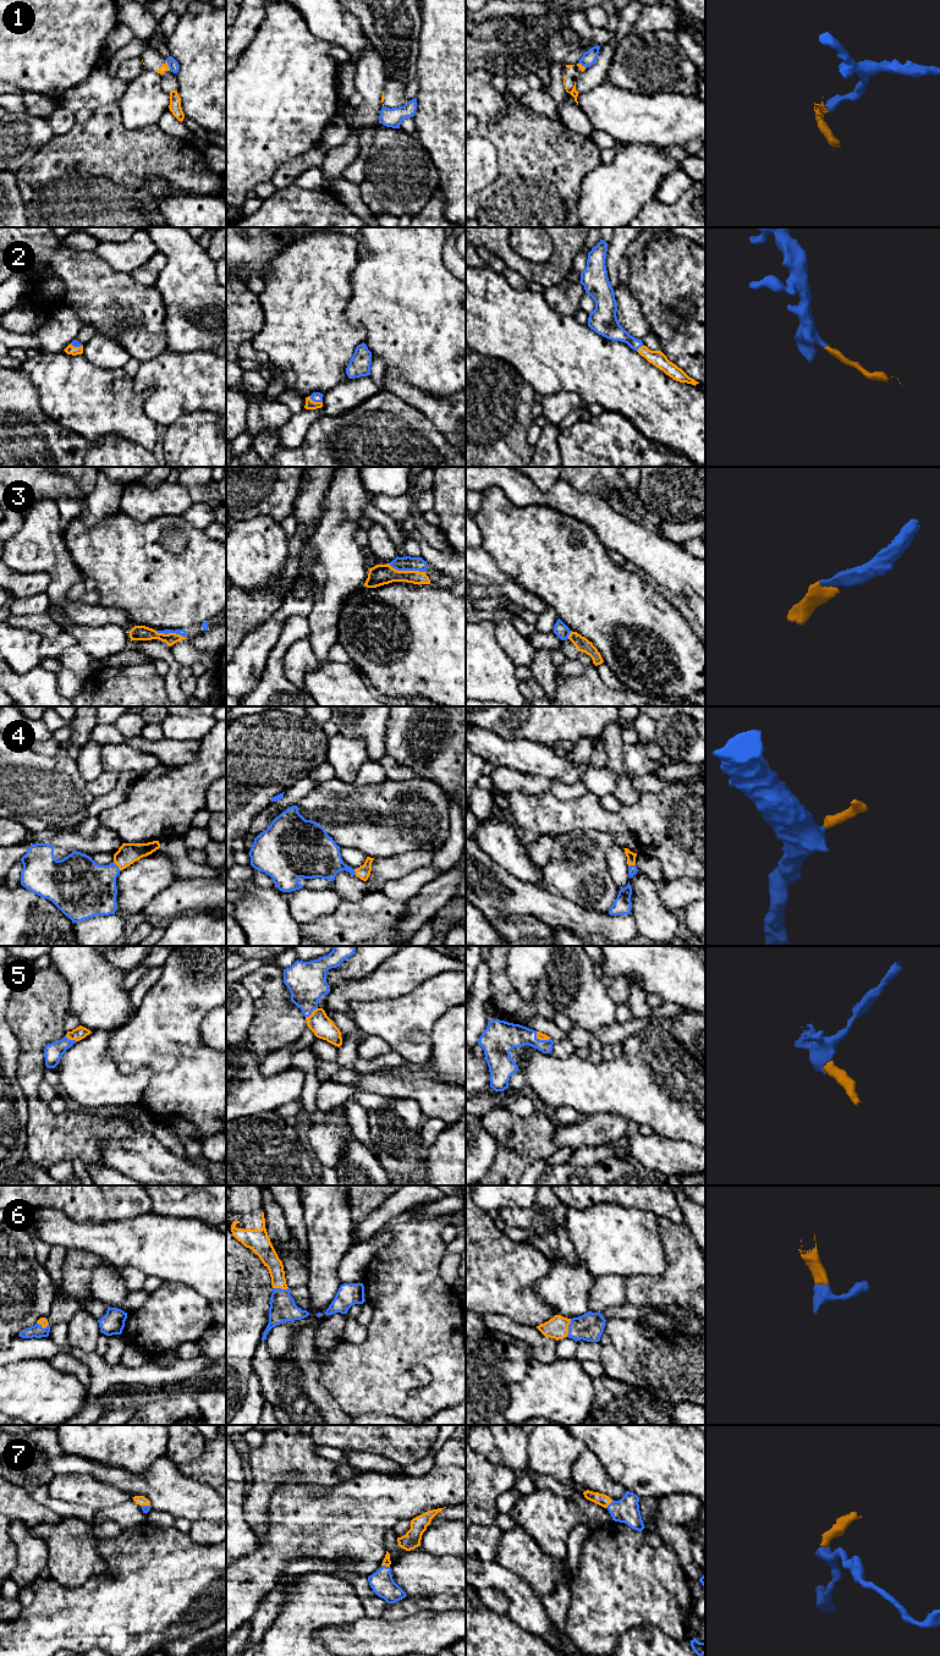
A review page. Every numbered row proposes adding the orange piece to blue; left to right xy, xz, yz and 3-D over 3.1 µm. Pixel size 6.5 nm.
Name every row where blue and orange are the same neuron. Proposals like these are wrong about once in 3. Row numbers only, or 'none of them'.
2, 3, 4, 5, 6, 7

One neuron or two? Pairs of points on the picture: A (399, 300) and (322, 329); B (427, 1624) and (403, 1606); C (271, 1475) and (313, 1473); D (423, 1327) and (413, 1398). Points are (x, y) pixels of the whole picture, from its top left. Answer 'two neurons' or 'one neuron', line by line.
A: two neurons
B: two neurons
C: one neuron
D: one neuron

